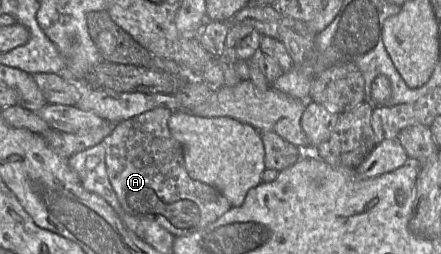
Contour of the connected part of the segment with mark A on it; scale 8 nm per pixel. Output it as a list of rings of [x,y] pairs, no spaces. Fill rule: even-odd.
[[[154,108],[150,111],[147,111],[141,115],[120,121],[116,124],[114,130],[107,137],[104,138],[103,143],[106,148],[106,171],[108,175],[108,179],[112,188],[114,189],[119,203],[122,209],[134,218],[138,218],[141,220],[152,220],[157,222],[175,237],[186,236],[198,232],[208,226],[209,224],[216,221],[219,217],[221,217],[224,213],[230,210],[232,205],[230,202],[215,188],[190,178],[185,168],[183,149],[181,144],[171,135],[168,128],[168,120],[171,116],[171,113],[167,108]]]

